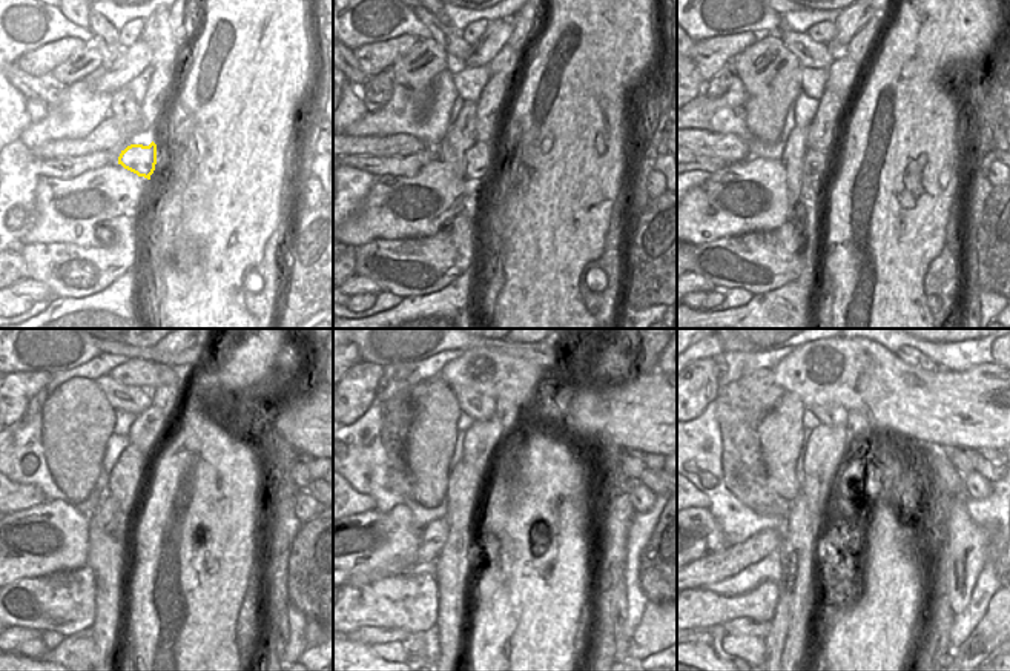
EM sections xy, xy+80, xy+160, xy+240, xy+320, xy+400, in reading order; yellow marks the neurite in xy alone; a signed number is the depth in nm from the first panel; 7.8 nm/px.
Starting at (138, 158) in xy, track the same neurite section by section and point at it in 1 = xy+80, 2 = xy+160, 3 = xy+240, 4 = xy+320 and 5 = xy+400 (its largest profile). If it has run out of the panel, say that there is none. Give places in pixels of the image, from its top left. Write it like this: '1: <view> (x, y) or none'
1: xy+80 (479, 158)
2: xy+160 (815, 165)
3: xy+240 (100, 542)
4: xy+320 (433, 536)
5: xy+400 (729, 561)

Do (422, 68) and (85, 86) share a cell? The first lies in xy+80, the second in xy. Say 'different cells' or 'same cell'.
different cells

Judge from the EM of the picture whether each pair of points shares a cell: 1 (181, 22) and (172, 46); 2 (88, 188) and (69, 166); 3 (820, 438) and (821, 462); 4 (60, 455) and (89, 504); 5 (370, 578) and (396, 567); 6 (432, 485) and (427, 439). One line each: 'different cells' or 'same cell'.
1: different cells
2: different cells
3: same cell
4: different cells
5: same cell
6: same cell

